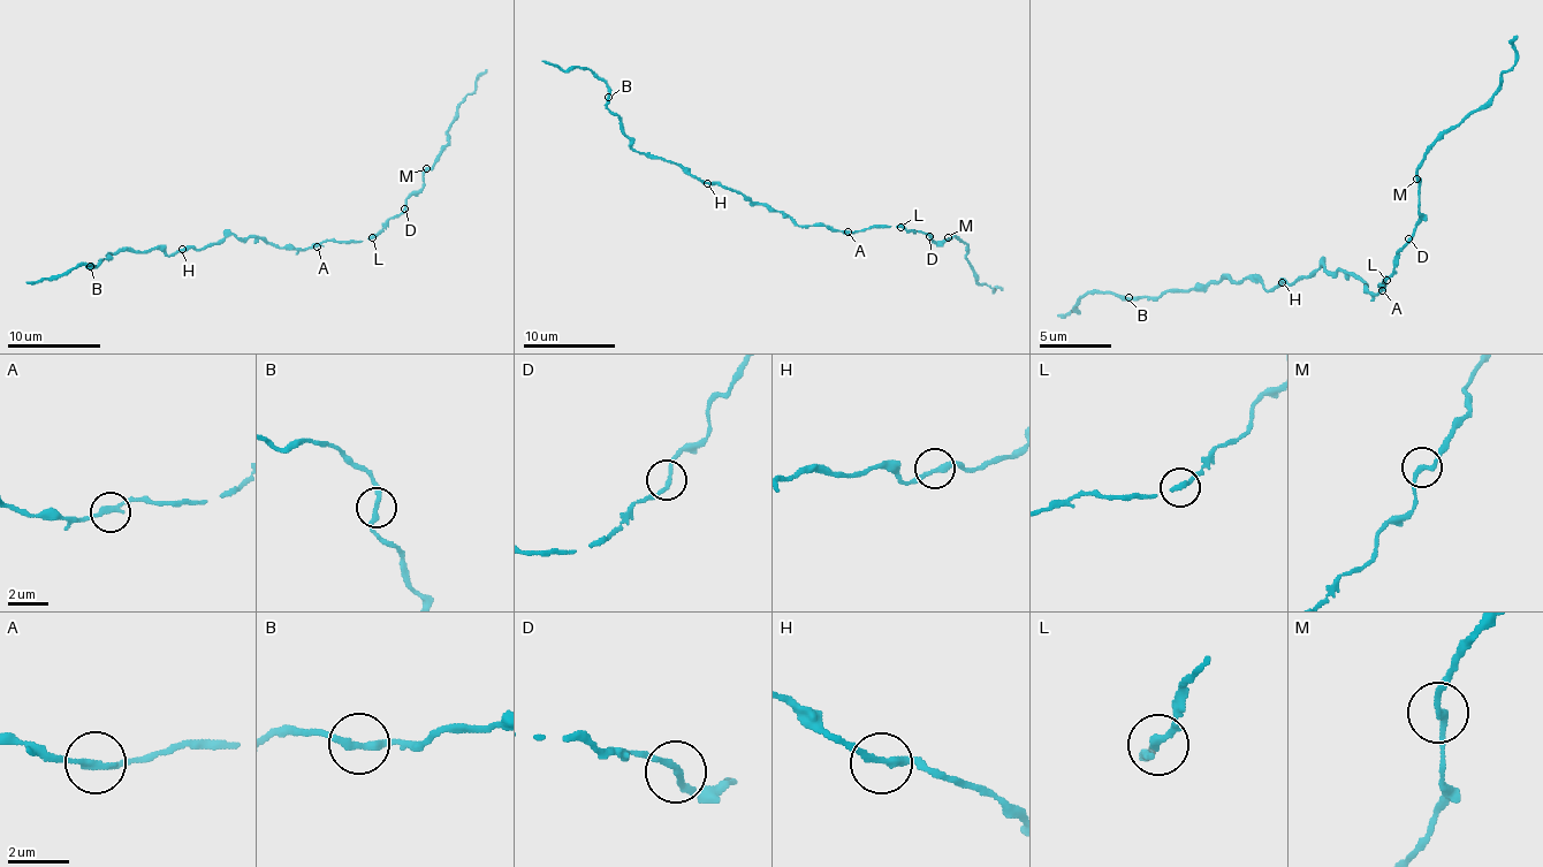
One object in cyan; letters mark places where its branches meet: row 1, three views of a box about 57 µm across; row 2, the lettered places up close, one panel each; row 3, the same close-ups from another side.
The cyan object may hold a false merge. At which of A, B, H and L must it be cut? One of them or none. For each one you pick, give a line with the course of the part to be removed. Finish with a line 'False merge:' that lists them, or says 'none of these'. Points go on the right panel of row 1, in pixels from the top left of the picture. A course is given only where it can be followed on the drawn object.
False merge: none of these

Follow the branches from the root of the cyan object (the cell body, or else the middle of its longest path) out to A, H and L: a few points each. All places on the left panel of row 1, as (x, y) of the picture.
A: (263, 240), (296, 249), (317, 246)
H: (263, 240), (236, 238), (228, 234), (202, 249), (182, 249)
L: (263, 240), (281, 246), (308, 249), (324, 241), (362, 241), (373, 236)

